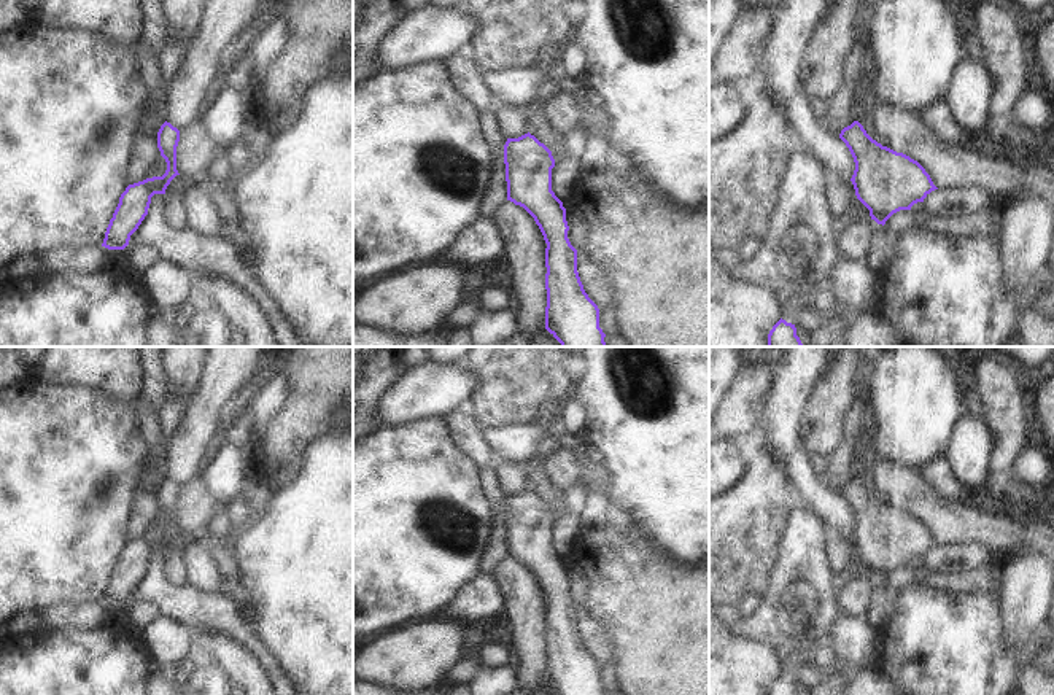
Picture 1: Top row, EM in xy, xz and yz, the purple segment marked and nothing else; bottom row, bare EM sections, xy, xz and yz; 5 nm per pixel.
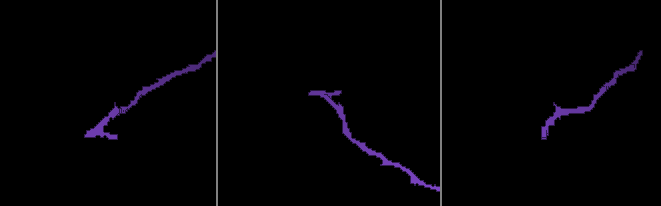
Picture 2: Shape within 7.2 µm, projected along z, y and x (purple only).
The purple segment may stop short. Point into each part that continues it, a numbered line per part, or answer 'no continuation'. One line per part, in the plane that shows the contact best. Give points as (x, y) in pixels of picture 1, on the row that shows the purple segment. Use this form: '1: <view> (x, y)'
no continuation

